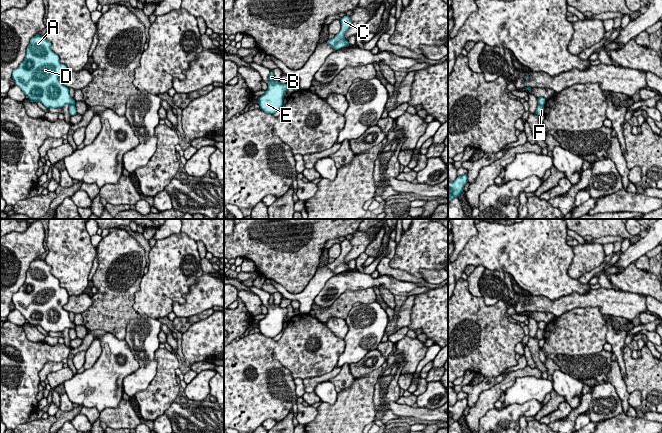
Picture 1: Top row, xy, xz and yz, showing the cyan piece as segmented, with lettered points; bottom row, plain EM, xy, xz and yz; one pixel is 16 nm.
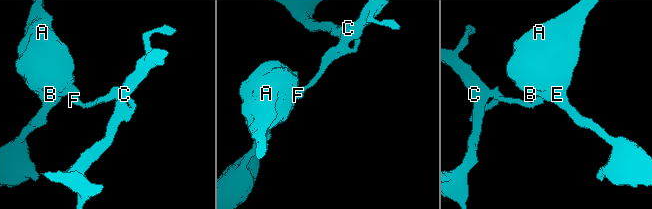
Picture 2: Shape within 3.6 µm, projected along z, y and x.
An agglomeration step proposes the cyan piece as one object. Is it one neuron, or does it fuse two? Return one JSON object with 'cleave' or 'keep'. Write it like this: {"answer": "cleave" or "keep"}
{"answer": "cleave"}

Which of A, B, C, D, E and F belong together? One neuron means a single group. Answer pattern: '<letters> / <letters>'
A B D E / C F

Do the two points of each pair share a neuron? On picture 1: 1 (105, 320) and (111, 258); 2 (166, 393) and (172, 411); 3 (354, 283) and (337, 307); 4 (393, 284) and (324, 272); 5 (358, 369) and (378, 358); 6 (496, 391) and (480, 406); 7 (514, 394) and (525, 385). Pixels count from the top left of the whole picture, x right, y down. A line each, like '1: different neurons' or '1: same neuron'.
1: same neuron
2: different neurons
3: different neurons
4: different neurons
5: same neuron
6: same neuron
7: same neuron

